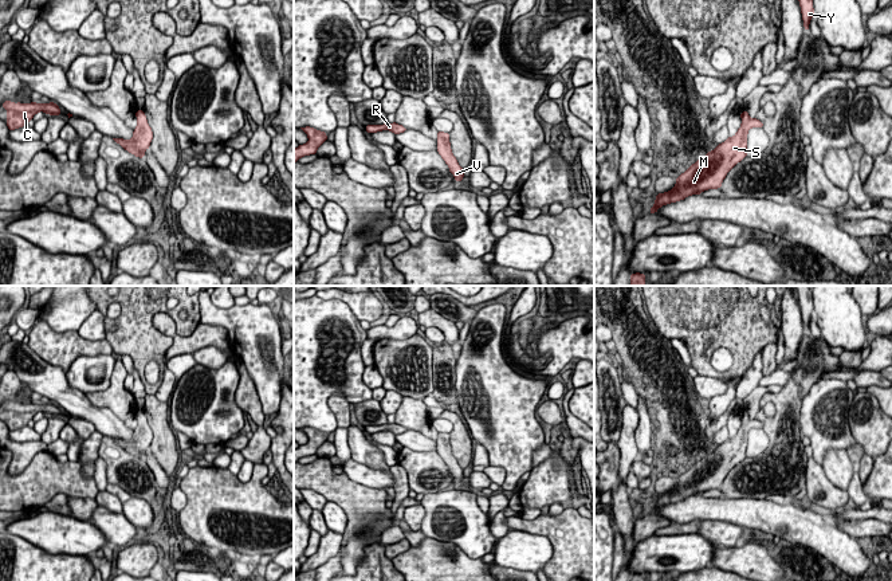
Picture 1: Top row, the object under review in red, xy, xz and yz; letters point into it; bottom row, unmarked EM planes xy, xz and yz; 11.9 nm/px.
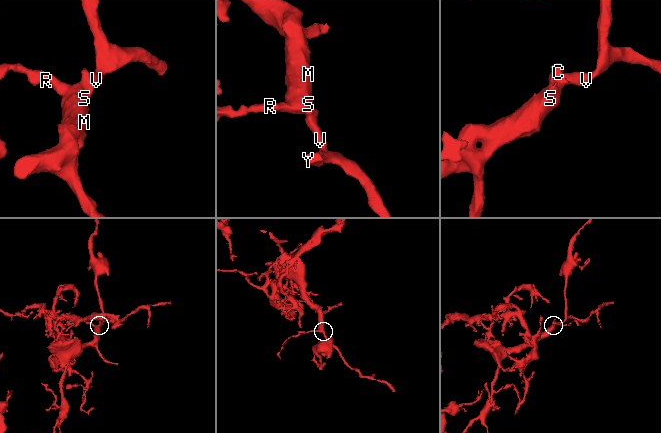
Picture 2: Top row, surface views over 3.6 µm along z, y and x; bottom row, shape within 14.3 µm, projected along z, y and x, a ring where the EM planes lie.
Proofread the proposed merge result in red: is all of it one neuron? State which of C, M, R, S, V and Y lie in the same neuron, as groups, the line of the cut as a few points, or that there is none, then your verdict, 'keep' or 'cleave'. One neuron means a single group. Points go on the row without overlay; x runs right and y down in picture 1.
C M R S V Y; no cut; keep

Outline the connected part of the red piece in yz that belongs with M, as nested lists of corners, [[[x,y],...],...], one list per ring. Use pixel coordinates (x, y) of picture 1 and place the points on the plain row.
[[[744,411],[740,415],[742,425],[734,437],[728,437],[703,459],[692,464],[676,479],[673,490],[657,494],[649,514],[657,513],[663,506],[700,495],[708,490],[720,490],[727,474],[747,456],[747,435],[751,428],[763,428],[763,423],[750,419]]]

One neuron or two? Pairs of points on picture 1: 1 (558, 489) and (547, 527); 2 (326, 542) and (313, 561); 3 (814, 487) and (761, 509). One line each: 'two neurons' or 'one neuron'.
1: two neurons
2: one neuron
3: two neurons

